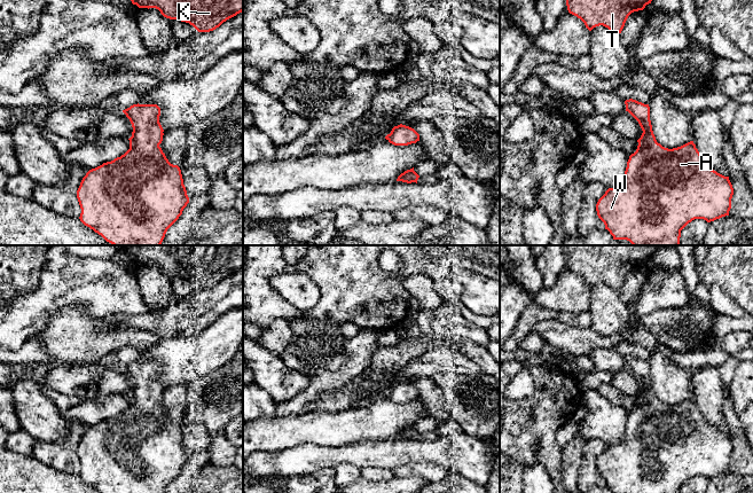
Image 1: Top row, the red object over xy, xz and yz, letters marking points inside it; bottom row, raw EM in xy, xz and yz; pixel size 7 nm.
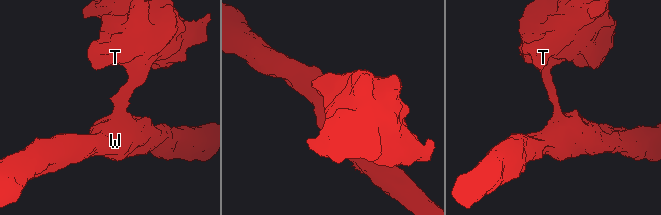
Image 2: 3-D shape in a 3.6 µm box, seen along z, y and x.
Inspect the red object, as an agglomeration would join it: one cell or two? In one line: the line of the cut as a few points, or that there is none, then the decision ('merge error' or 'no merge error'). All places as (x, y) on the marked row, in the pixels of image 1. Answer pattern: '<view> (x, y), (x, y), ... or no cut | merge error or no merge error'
no cut | no merge error

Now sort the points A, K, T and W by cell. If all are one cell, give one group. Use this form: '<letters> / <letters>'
A K T W

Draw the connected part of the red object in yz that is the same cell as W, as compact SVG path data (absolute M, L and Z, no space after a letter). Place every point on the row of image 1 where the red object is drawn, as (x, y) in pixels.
M636 100L625 101L628 111L640 124L643 133L637 140L638 146L629 156L622 182L609 188L598 199L596 211L610 232L613 240L627 240L633 245L680 245L681 230L695 219L704 219L707 222L729 216L734 188L729 177L724 177L712 170L693 141L681 147L668 149L657 142L650 120L650 107Z

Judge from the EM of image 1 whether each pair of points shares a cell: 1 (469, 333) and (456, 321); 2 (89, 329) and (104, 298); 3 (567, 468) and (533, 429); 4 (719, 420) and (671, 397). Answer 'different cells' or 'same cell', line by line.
1: same cell
2: different cells
3: different cells
4: different cells

